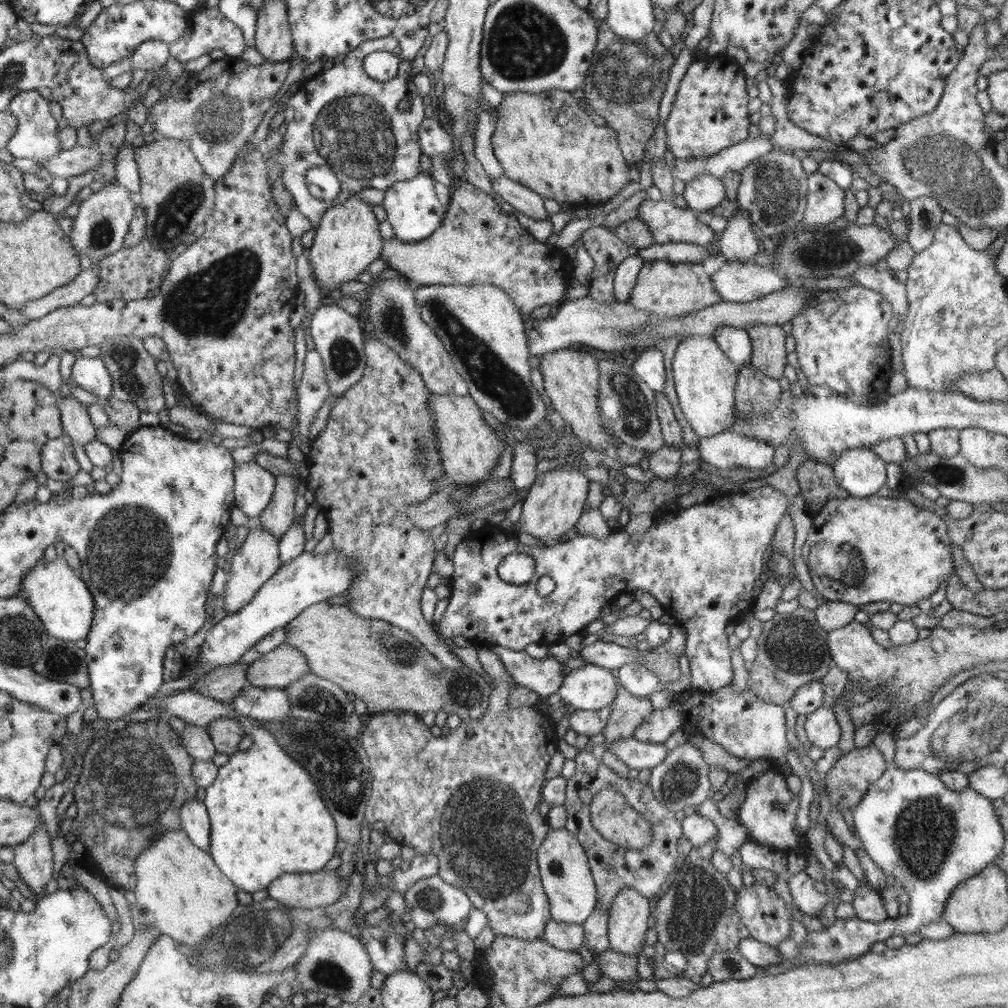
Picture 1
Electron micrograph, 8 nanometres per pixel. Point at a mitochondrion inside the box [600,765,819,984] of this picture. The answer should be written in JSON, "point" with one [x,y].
{"point":[697,912]}

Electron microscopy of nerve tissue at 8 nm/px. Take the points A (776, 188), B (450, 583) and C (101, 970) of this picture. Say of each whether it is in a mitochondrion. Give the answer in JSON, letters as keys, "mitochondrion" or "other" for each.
{"A":"mitochondrion","B":"other","C":"other"}

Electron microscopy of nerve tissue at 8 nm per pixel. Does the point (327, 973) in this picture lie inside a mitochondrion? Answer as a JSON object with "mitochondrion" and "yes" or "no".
{"mitochondrion":"yes"}

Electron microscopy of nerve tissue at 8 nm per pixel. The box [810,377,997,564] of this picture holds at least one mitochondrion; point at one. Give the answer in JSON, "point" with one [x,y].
{"point":[944,473]}

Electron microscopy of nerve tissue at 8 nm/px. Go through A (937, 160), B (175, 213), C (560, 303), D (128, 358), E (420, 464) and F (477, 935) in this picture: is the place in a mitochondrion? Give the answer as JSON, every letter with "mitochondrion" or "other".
{"A":"mitochondrion","B":"mitochondrion","C":"other","D":"mitochondrion","E":"mitochondrion","F":"other"}

